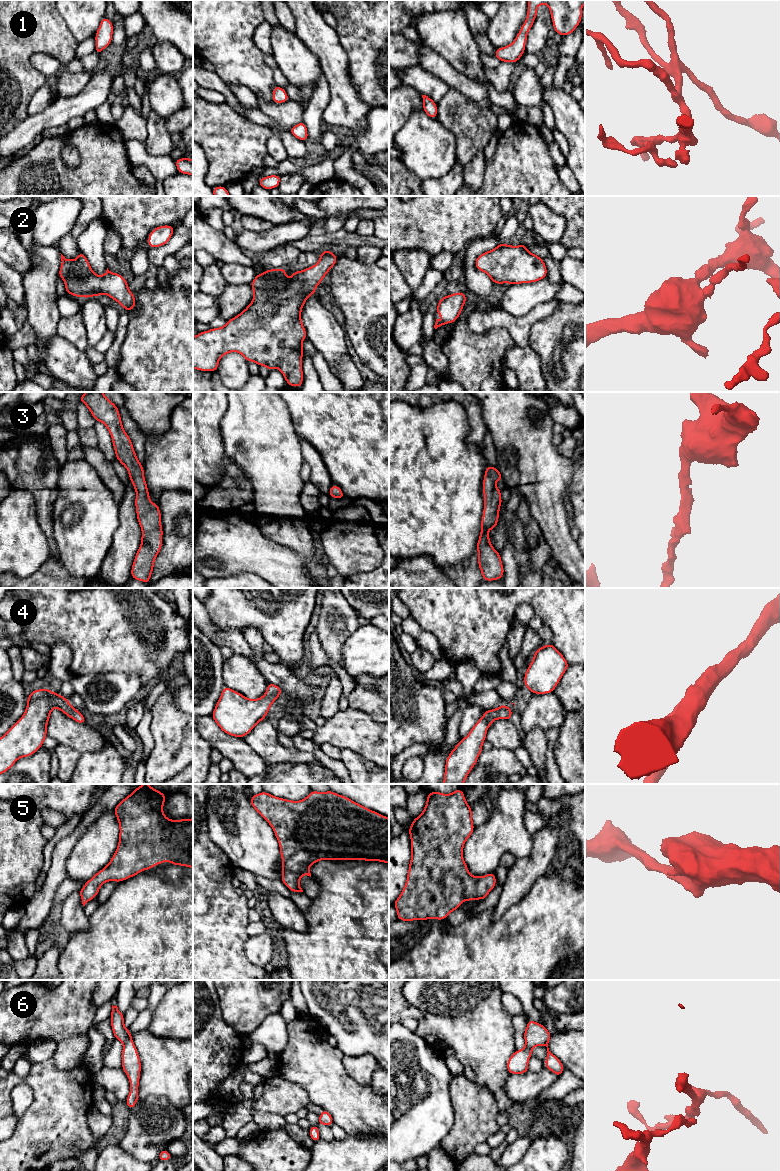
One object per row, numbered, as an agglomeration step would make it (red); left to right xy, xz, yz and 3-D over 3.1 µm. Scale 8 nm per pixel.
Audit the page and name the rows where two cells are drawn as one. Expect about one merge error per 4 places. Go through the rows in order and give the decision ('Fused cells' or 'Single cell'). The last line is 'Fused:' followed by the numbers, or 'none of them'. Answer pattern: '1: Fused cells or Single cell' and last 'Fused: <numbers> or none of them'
1: Single cell
2: Single cell
3: Single cell
4: Single cell
5: Single cell
6: Single cell
Fused: none of them

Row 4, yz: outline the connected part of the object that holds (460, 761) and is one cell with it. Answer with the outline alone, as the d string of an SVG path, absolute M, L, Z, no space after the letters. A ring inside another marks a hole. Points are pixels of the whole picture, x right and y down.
M505 704L497 709L484 711L483 716L472 727L468 735L461 739L449 753L445 764L443 784L463 784L465 782L483 751L482 744L486 740L489 726L497 719L510 720L513 712Z

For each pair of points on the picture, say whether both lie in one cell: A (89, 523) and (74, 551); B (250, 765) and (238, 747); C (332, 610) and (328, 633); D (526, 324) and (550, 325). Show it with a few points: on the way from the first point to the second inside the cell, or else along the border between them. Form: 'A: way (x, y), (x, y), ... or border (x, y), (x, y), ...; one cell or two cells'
A: way (83, 530), (81, 544); one cell
B: way (246, 761), (241, 755), (241, 751); one cell
C: way (332, 616), (332, 627); one cell
D: border (553, 311), (532, 325), (528, 344); two cells

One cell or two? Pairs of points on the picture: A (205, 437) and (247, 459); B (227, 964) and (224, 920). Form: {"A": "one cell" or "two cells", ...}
{"A": "two cells", "B": "one cell"}

